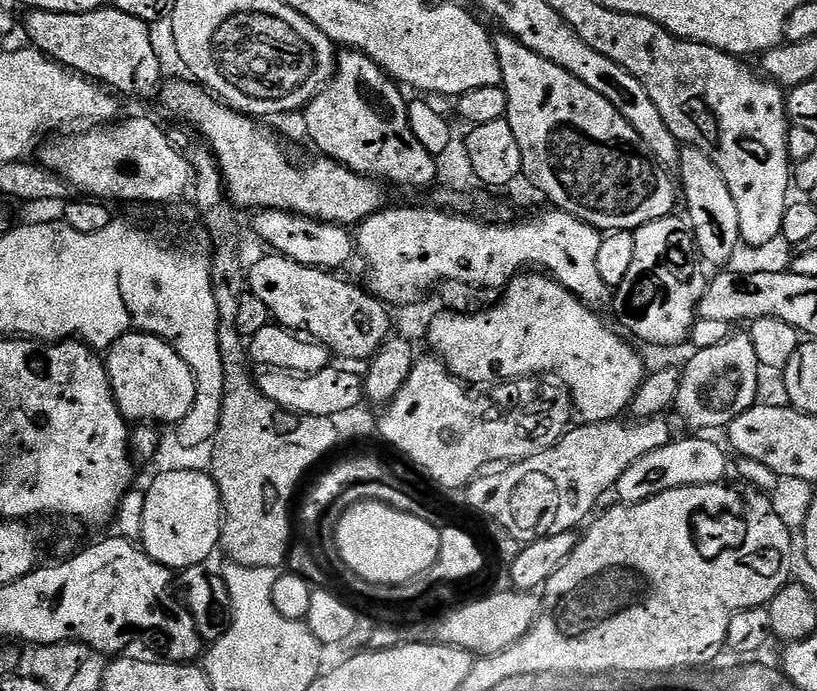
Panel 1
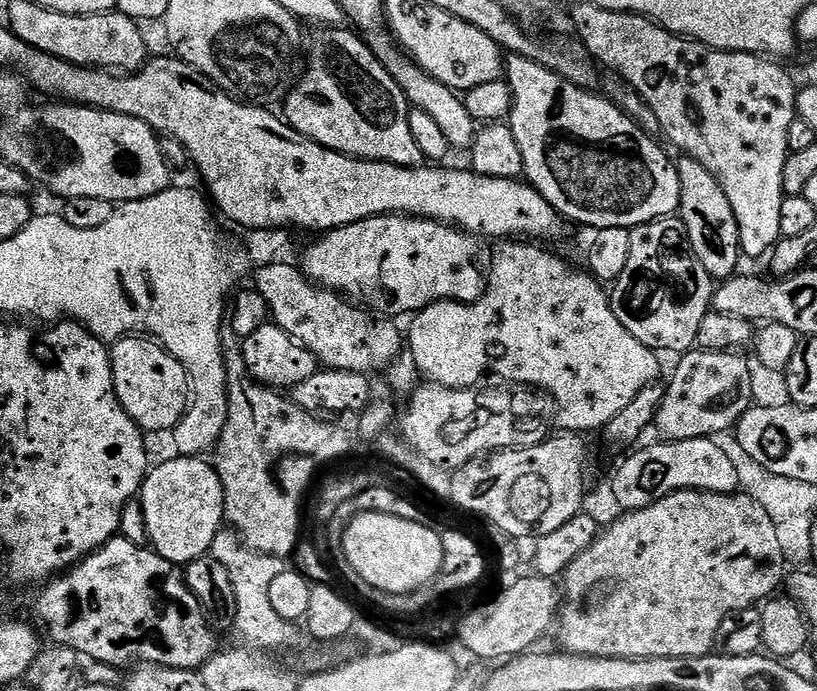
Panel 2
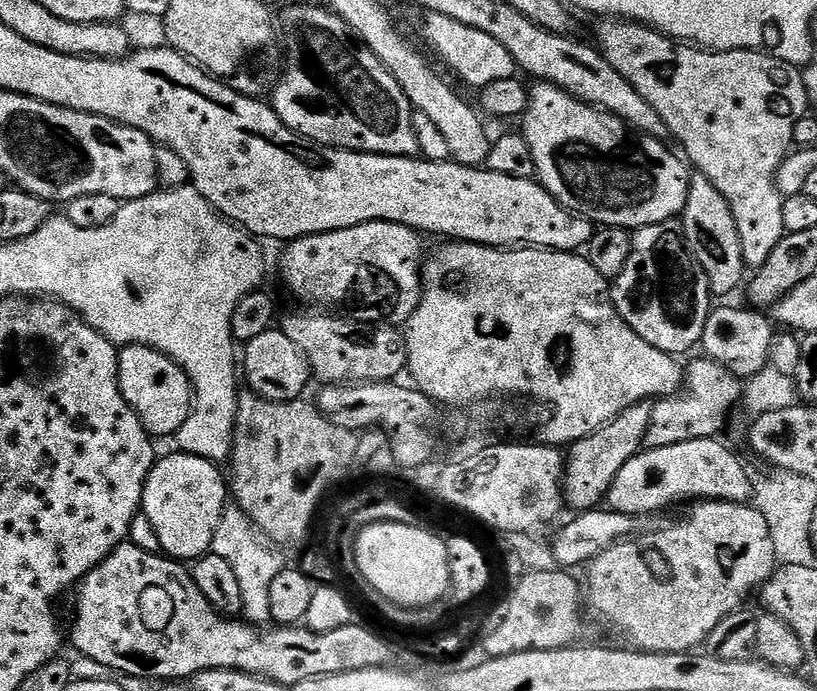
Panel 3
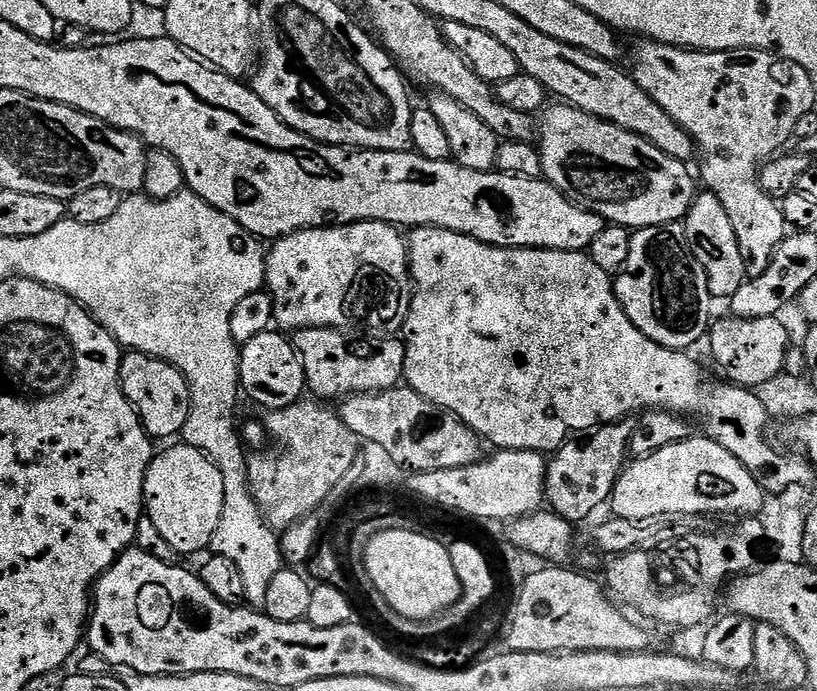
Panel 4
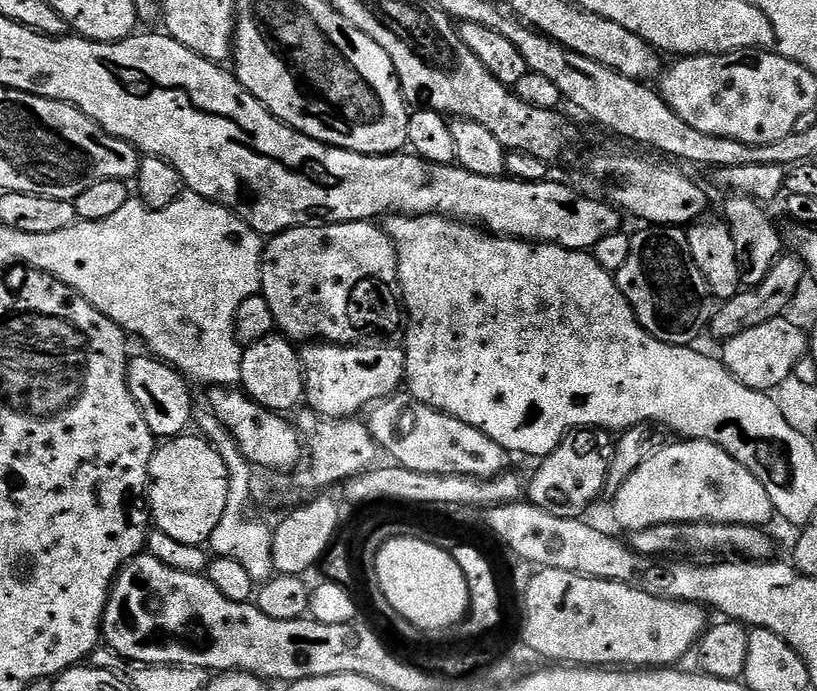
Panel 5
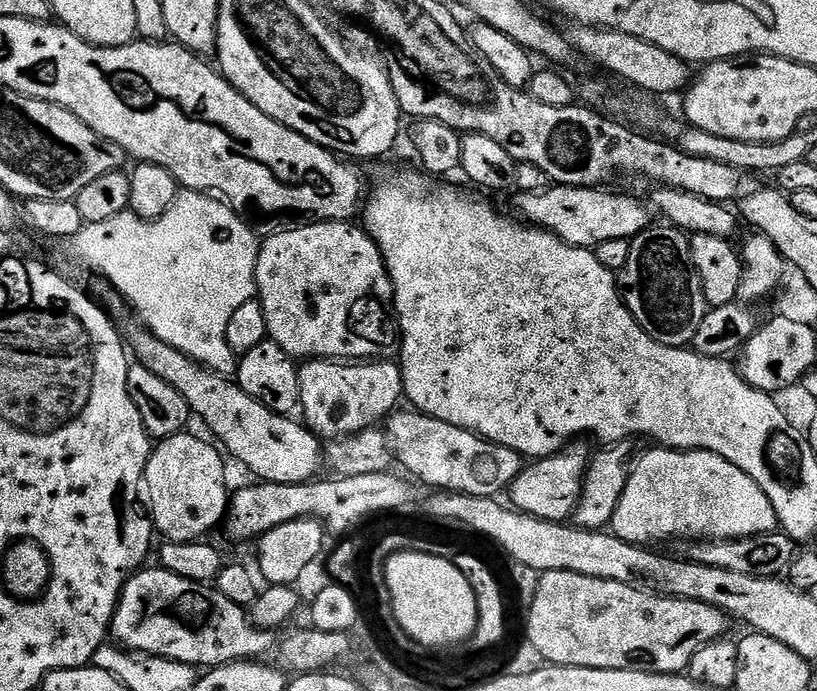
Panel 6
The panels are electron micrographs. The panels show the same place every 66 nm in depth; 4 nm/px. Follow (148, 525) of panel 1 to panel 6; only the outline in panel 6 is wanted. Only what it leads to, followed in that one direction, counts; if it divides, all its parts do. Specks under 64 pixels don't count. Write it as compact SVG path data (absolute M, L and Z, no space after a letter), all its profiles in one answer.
M185 430L174 436L163 437L153 447L142 481L146 496L148 492L146 508L155 531L159 535L161 532L165 541L174 543L199 541L207 537L211 528L219 524L221 527L230 499L230 487L224 477L225 457L221 449L215 443L207 444L202 437L191 436L190 433Z

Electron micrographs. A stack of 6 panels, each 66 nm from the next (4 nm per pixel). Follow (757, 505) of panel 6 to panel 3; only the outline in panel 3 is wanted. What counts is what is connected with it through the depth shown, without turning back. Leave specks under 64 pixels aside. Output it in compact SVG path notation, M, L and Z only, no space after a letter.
M719 439L695 440L694 442L678 442L678 446L662 446L661 448L644 448L636 453L634 458L630 458L630 462L626 462L626 466L622 466L622 470L618 470L618 478L614 478L614 482L610 486L606 497L606 504L613 512L621 512L622 514L630 514L631 516L647 516L649 514L663 513L663 508L668 508L671 504L680 504L683 500L687 502L699 502L702 500L725 500L726 502L734 502L735 504L747 504L753 499L753 477L748 476L748 472L744 469L744 464L727 448L724 444L719 444Z

